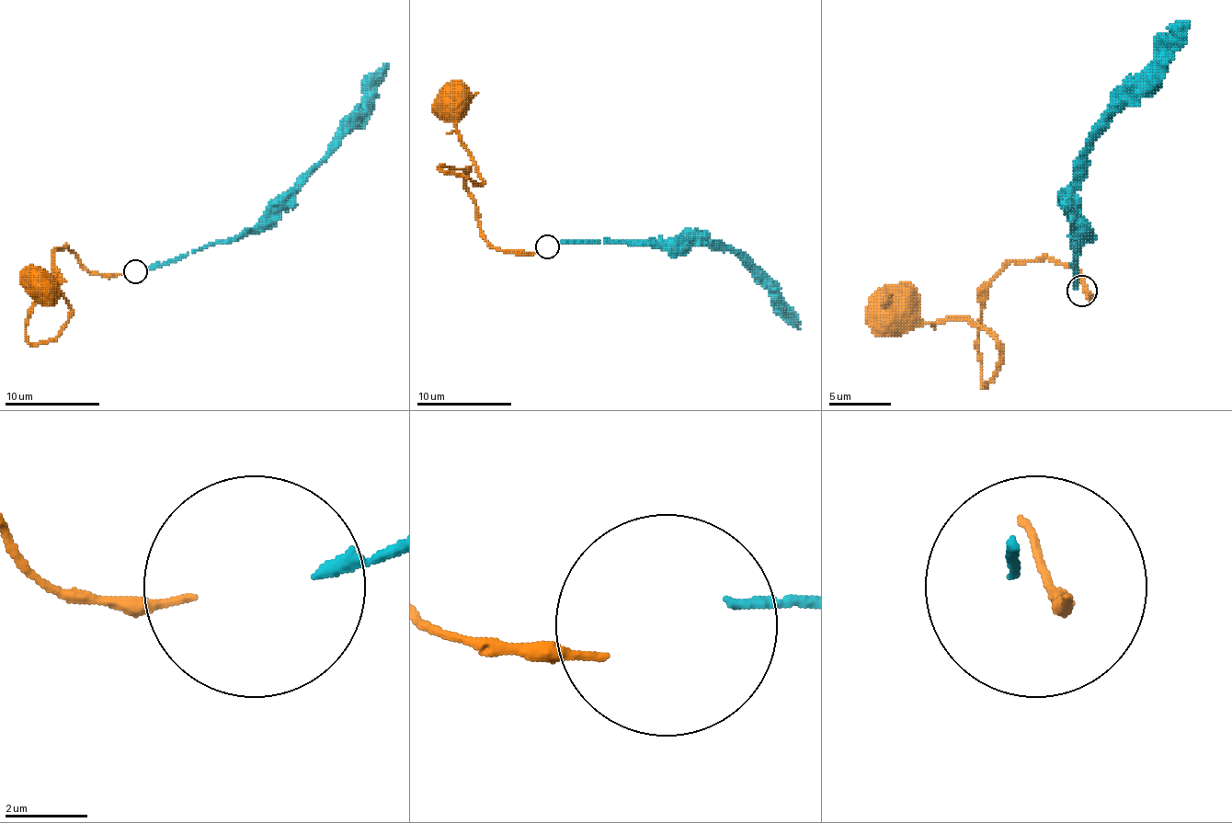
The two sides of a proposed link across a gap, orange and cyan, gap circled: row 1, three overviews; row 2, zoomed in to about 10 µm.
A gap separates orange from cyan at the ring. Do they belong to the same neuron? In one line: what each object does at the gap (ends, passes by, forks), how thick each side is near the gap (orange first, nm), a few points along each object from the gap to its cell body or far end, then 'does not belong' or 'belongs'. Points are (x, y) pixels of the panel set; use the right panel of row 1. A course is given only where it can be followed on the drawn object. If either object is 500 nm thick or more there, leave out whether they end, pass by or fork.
orange ends there; cyan ends there; 170 nm thick on the orange side, 240 nm on the other; orange runs (1089, 294), (1071, 267), (1012, 260), (981, 310), (984, 384), (997, 341), (894, 307); cyan runs (1078, 289), (1074, 161), (1092, 140), (1108, 108), (1189, 21); does not belong

